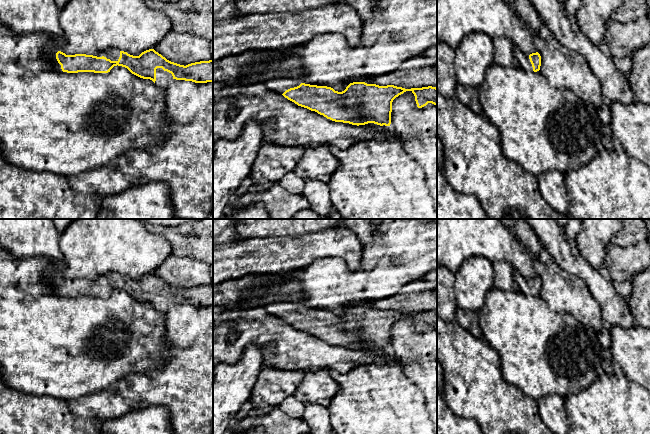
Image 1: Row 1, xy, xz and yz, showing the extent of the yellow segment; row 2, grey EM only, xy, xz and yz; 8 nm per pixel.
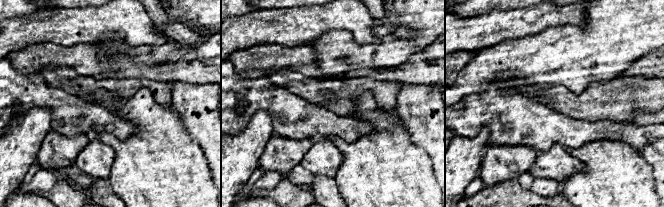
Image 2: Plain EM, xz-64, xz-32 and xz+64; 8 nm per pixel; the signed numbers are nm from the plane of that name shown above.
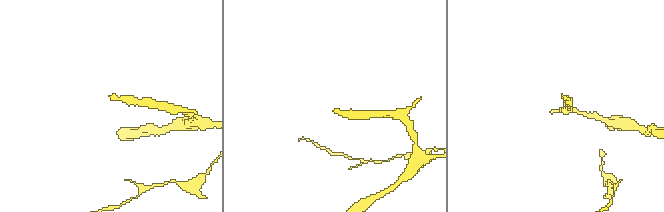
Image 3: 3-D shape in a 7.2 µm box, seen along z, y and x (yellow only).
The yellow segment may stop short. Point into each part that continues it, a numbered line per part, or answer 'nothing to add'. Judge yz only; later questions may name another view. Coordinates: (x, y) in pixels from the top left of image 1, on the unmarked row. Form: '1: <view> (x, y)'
1: yz (523, 283)

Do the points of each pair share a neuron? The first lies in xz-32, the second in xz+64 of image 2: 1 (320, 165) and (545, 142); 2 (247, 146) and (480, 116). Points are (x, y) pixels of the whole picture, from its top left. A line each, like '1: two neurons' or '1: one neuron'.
1: two neurons
2: two neurons

